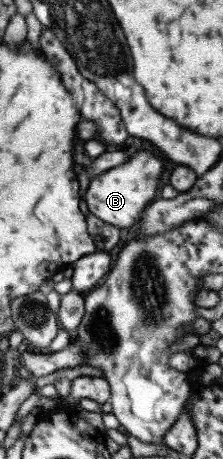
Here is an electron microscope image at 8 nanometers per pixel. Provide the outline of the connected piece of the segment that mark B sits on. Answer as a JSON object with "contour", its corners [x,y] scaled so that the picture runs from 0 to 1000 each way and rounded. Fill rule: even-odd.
{"contour":[[[641,325],[574,342],[547,359],[422,386],[386,416],[381,436],[395,442],[399,464],[422,464],[422,471],[453,481],[538,501],[587,497],[610,484],[632,481],[664,442],[709,425],[709,414],[749,397],[735,353],[744,353],[735,344],[673,333],[664,325]]]}

